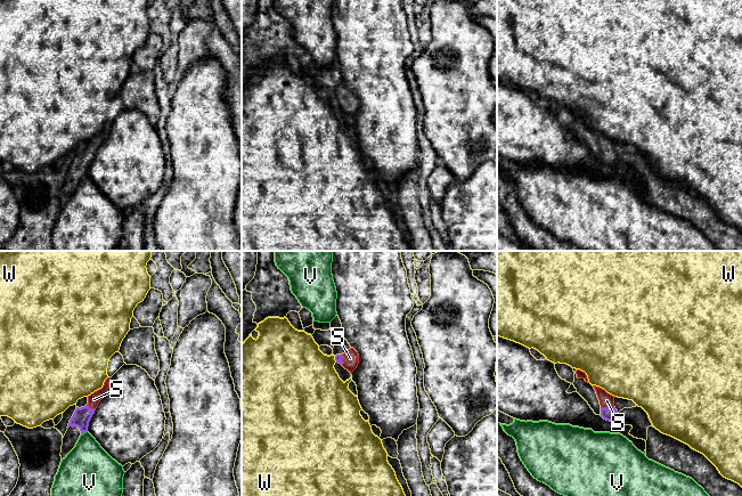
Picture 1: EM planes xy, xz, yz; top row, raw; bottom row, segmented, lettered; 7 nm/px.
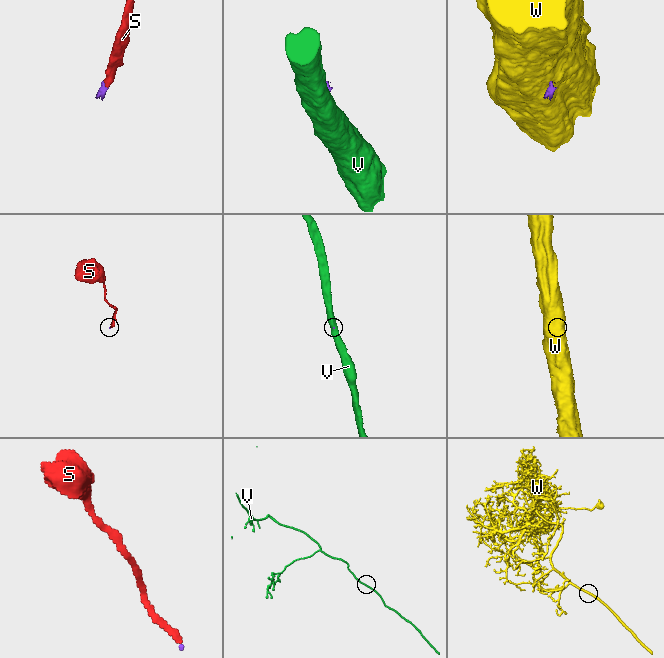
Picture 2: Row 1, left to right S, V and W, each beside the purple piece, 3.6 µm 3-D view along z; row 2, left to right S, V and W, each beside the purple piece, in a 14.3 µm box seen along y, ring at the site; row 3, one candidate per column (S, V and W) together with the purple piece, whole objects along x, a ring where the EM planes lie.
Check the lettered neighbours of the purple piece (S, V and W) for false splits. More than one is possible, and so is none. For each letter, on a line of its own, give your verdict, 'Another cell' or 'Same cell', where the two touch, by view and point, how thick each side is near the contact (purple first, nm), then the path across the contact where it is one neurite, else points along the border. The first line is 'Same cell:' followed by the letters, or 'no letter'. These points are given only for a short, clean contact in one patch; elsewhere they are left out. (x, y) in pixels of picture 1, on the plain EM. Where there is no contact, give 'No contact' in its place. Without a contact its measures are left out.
Same cell: S
S: Same cell. Touches purple at yz (606, 153). Thickness 100 nm (purple) against 110 nm. Path across: yz (610, 159), (606, 153), (606, 145)
V: Another cell. Touches purple at xy (83, 177). Thickness 130 nm (purple) against 340 nm. Boundary: xy (87, 175), (81, 179)
W: Another cell. Touches purple at xz (335, 104). Thickness 50 nm (purple) against 440 nm. Boundary: xz (334, 100), (336, 106)

